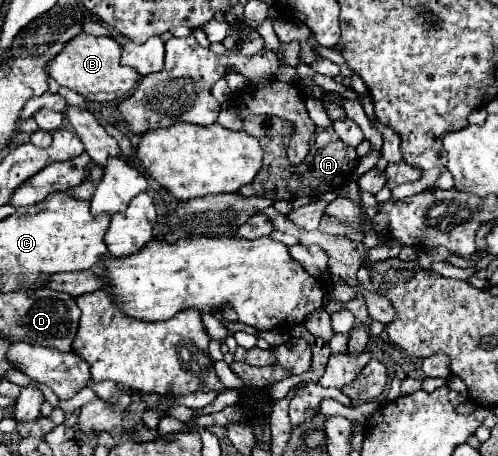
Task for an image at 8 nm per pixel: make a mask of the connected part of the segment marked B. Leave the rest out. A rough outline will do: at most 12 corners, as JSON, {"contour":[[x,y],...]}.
{"contour":[[78,34],[46,66],[90,102],[126,96],[140,74],[120,44]]}

